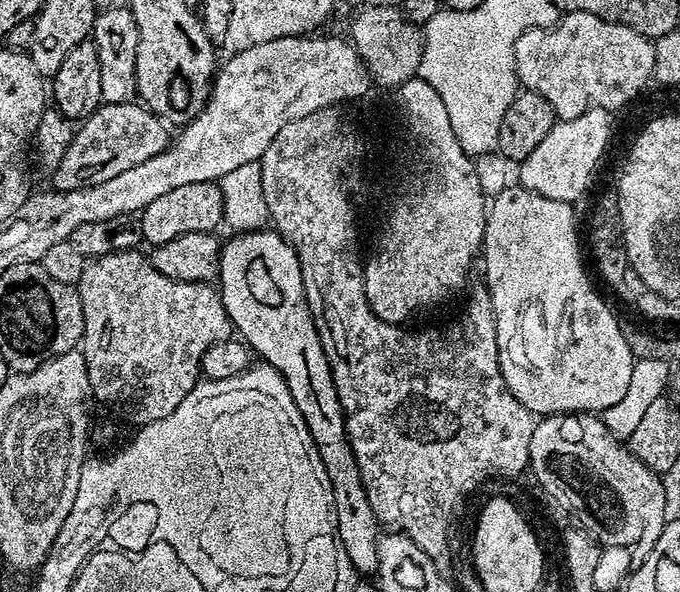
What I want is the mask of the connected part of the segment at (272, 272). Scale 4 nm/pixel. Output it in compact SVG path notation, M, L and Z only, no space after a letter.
M268 231L242 232L233 235L233 240L223 245L218 291L235 331L257 353L262 352L263 359L284 376L326 466L334 490L338 530L350 562L357 573L372 572L380 564L382 525L372 505L372 493L360 473L352 441L348 438L348 422L332 377L329 349L322 339L317 317L315 320L308 309L308 296L304 293L306 268L291 240L279 231Z

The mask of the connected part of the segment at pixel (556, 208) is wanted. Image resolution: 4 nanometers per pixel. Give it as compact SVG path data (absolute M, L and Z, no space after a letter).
M517 186L502 190L502 194L491 197L490 207L486 212L484 225L484 242L482 250L488 263L496 267L496 285L491 285L492 305L496 308L496 325L500 335L502 360L510 369L512 392L534 414L559 414L562 412L590 412L602 414L610 406L622 402L622 394L626 394L626 386L630 386L634 357L632 347L628 345L625 329L620 329L612 308L596 293L588 272L584 269L584 256L580 253L580 232L576 229L576 212L566 200L546 198L529 188Z

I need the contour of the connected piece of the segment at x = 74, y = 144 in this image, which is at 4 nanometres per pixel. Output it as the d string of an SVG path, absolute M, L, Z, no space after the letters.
M137 101L103 103L81 123L82 128L75 131L63 165L57 169L57 185L62 188L69 185L68 173L81 185L101 184L164 152L171 143L172 134L161 120L153 109L148 110Z

